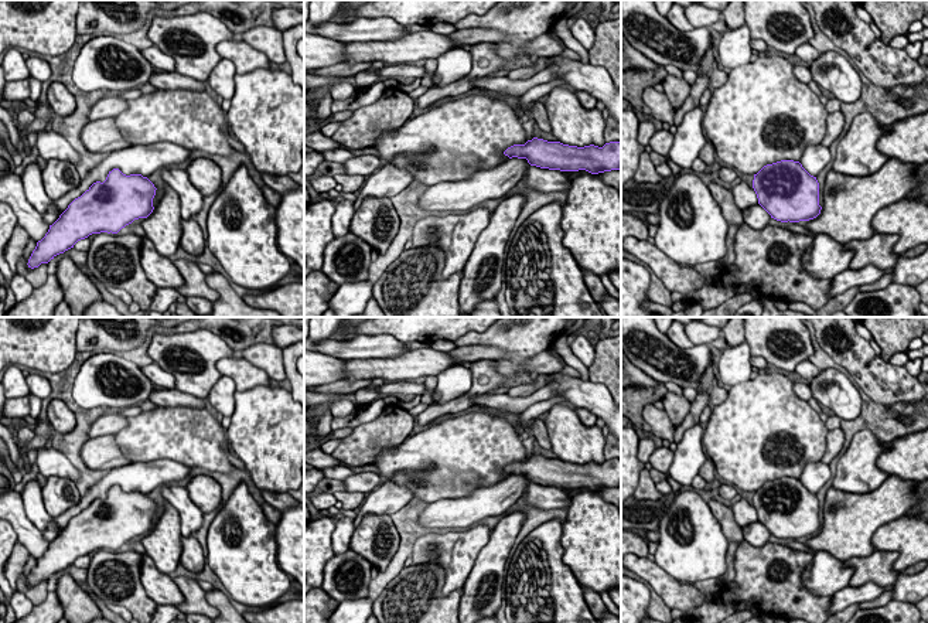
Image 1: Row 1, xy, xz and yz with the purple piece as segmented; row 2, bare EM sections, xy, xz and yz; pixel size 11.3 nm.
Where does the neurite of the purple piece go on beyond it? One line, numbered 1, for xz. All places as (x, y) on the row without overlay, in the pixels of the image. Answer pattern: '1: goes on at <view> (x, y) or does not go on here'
1: does not go on here

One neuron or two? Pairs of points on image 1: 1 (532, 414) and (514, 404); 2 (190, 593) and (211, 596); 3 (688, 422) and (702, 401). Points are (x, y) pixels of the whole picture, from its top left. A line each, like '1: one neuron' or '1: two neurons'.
1: two neurons
2: two neurons
3: one neuron

